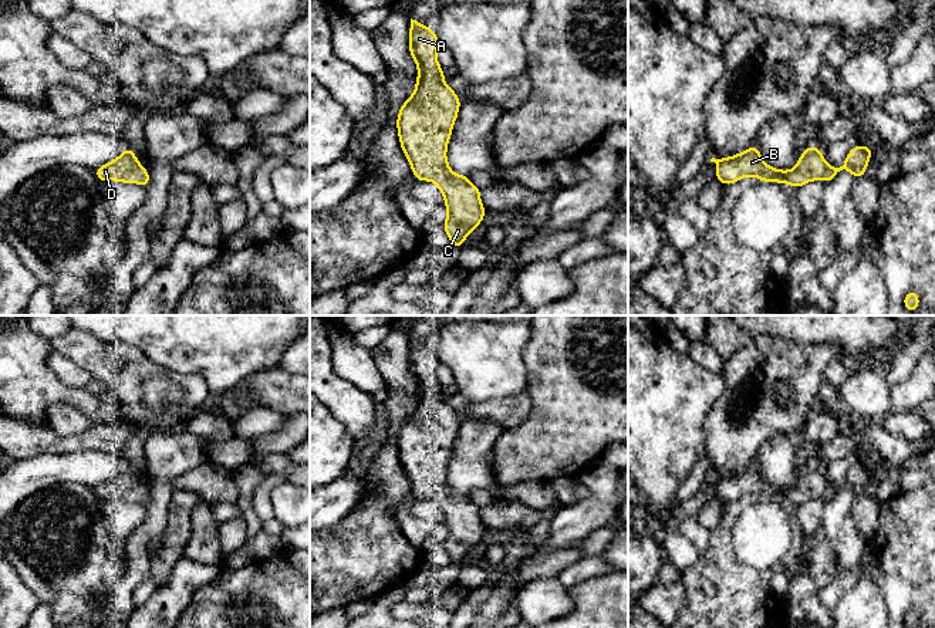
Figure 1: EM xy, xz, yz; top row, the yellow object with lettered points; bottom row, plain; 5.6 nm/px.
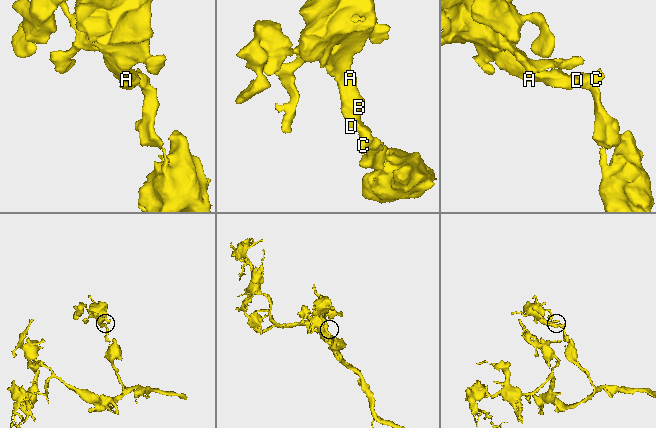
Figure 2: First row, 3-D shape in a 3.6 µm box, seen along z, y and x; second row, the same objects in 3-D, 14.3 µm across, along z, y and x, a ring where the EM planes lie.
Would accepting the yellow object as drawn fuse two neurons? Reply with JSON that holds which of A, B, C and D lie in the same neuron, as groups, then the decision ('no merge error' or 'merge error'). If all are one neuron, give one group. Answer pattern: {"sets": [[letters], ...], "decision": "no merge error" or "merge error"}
{"sets": [["A", "B", "C", "D"]], "decision": "no merge error"}

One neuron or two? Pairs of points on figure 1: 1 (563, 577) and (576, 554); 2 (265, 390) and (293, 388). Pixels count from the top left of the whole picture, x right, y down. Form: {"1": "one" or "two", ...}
{"1": "two", "2": "one"}

